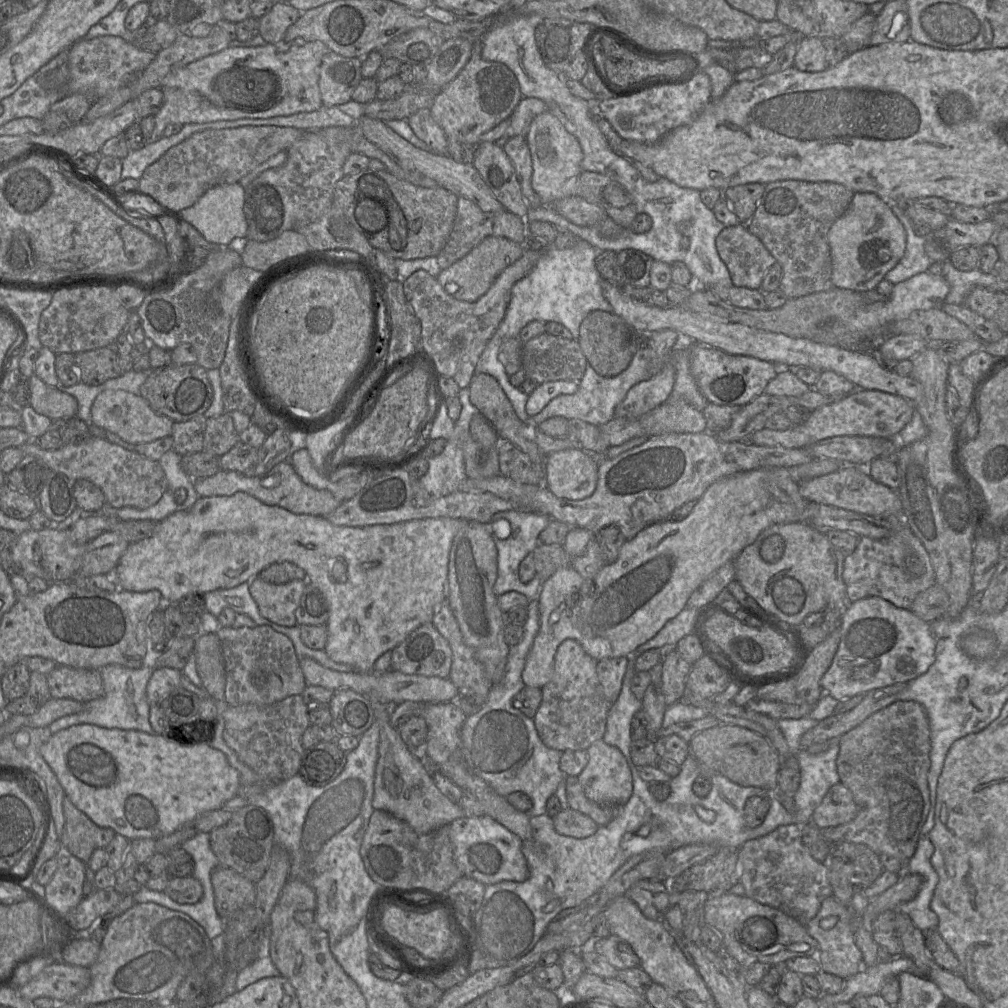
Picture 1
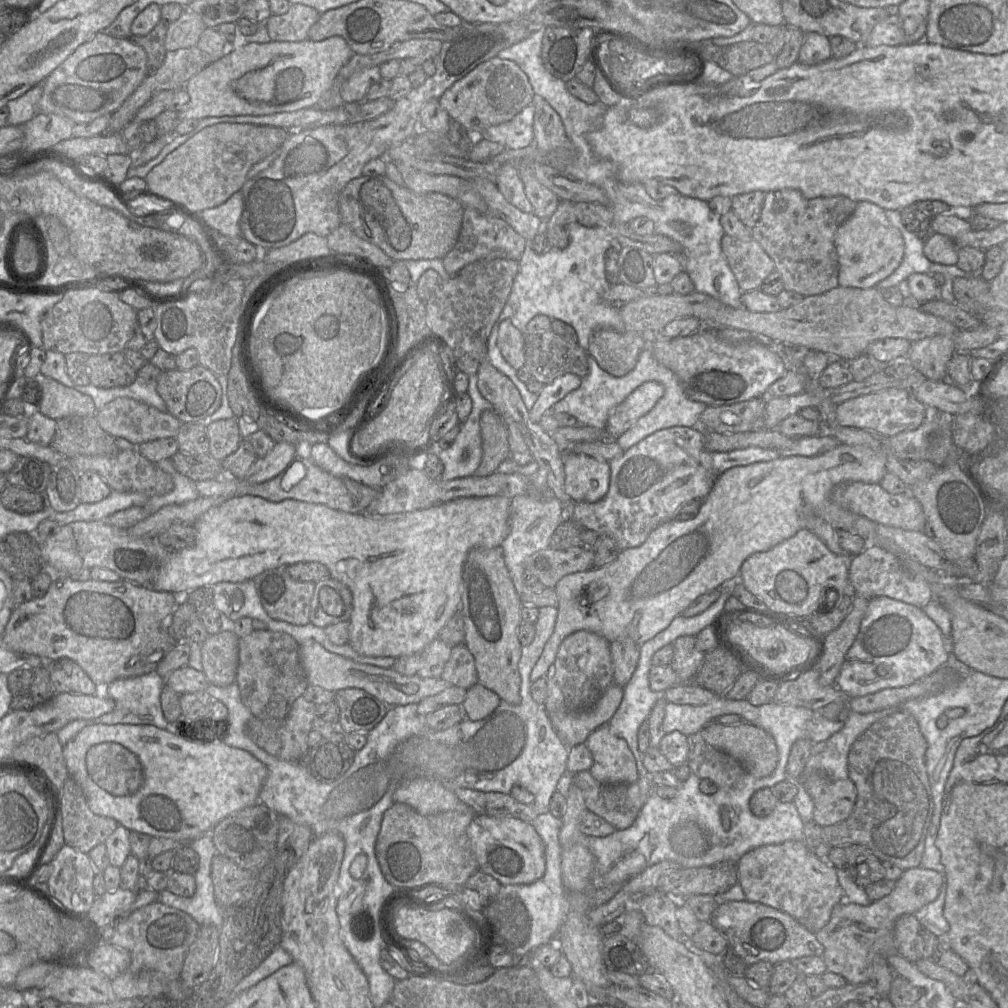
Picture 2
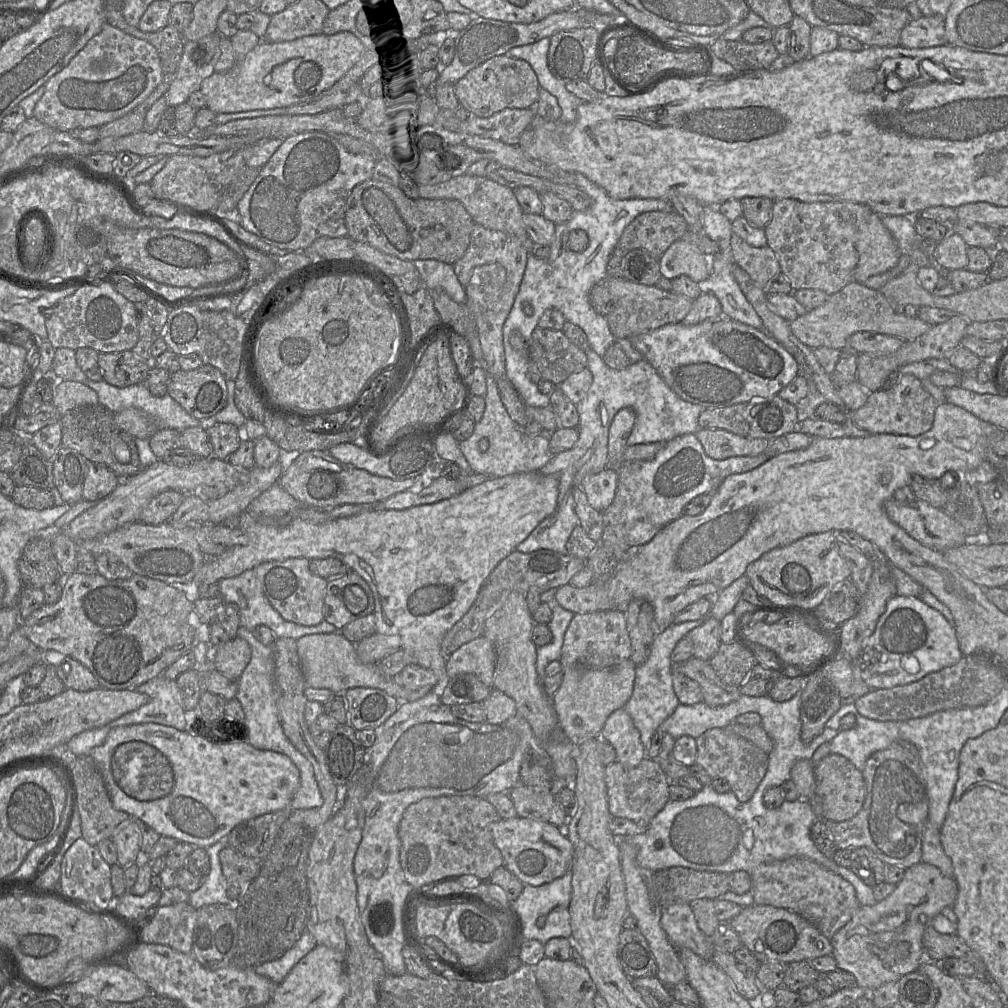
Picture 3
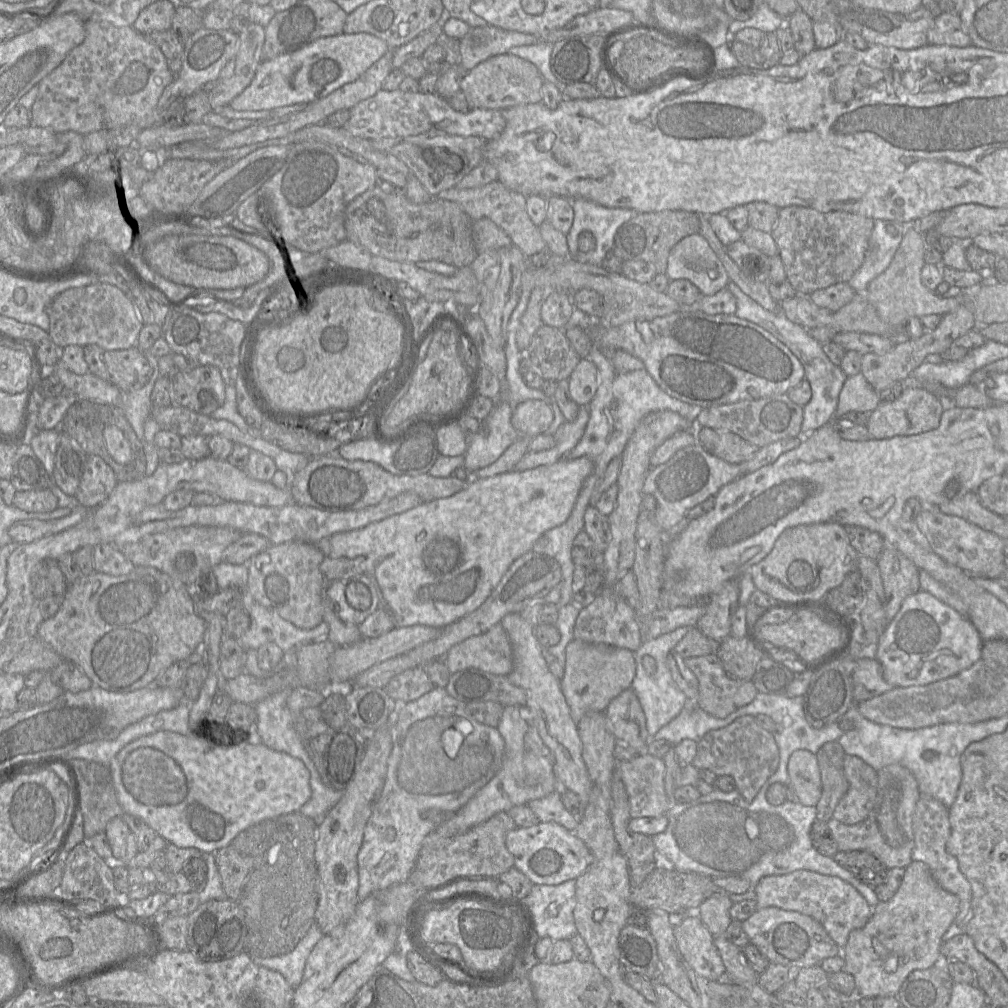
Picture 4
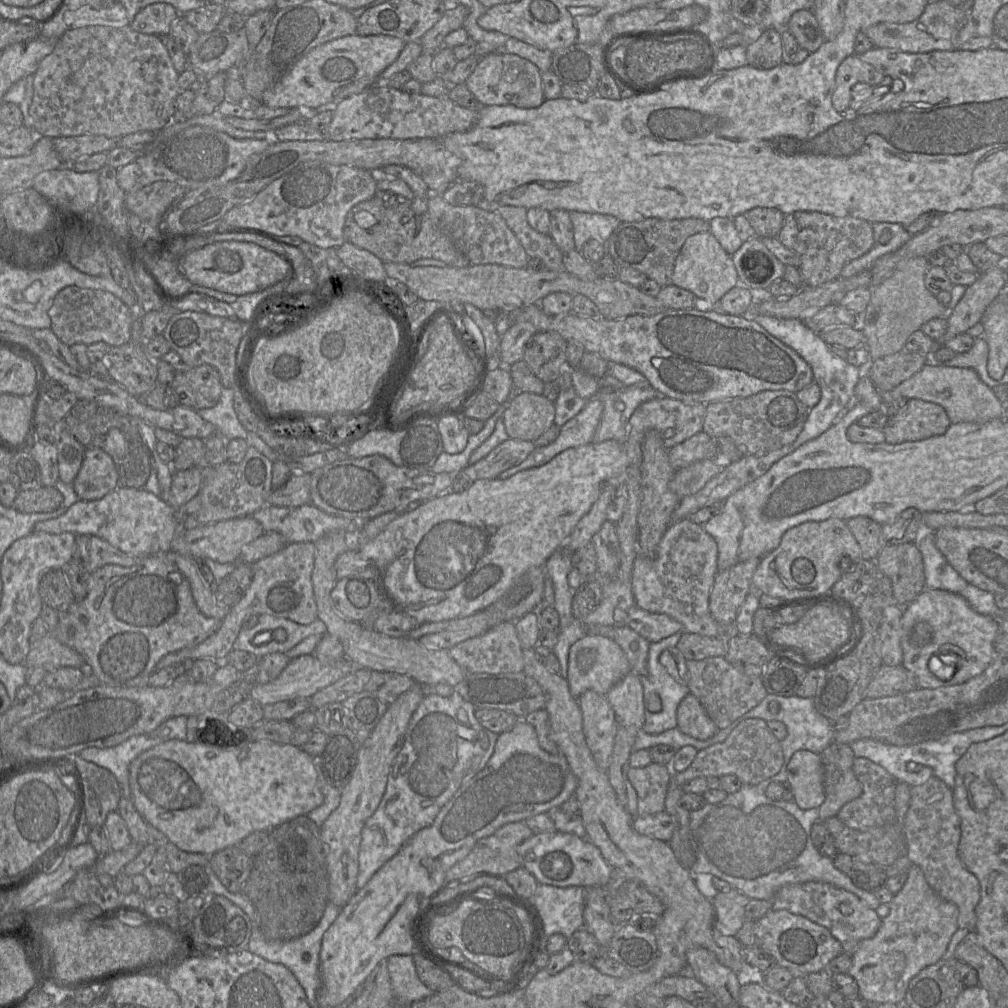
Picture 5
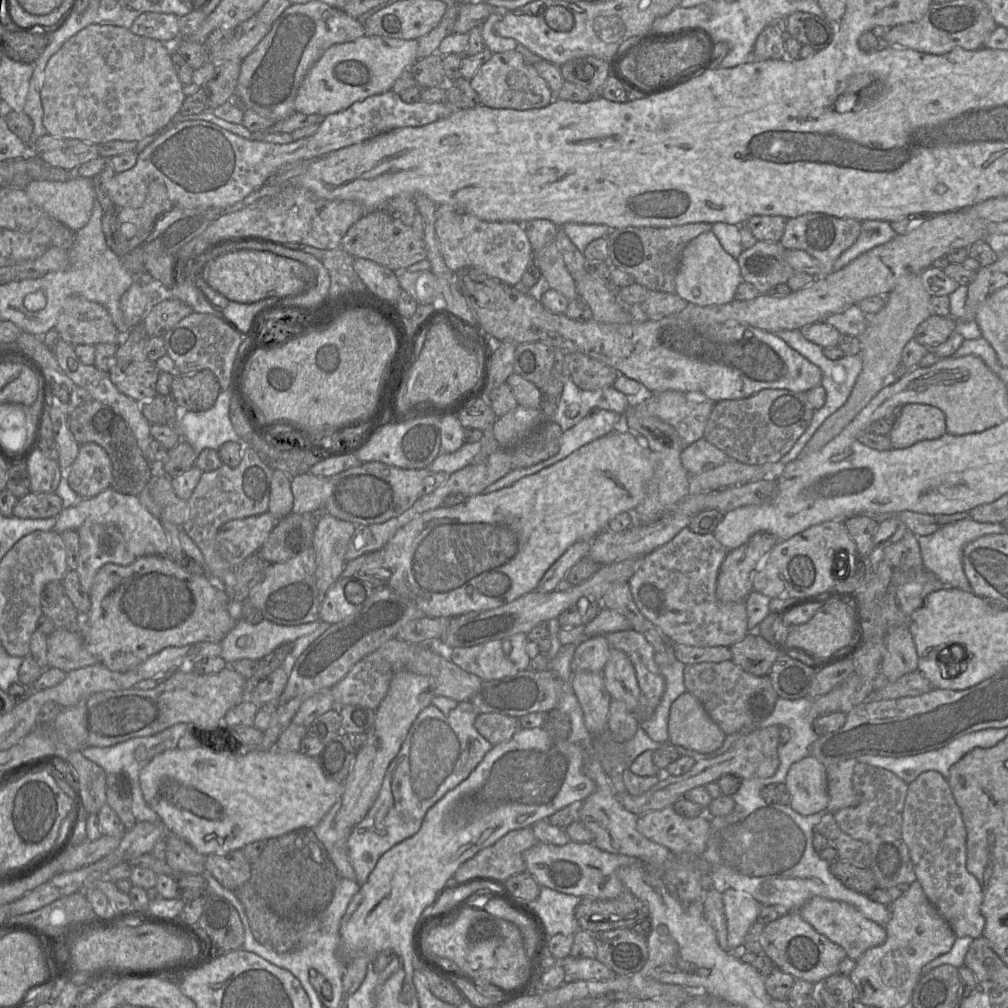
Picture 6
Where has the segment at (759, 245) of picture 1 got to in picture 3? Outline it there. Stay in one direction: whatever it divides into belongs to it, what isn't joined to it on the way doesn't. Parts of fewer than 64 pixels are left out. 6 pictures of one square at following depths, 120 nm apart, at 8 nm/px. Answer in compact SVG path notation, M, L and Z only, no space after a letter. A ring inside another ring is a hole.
M733 232L730 239L732 256L751 280L765 290L766 285L781 269L775 252L768 246L754 247Z

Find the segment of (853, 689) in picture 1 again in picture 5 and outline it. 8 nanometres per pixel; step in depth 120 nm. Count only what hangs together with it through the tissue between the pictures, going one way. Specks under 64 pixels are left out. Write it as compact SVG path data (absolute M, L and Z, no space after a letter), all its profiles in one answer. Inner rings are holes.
M924 589L924 591L922 591L913 601L903 607L900 638L900 643L903 651L903 660L901 665L915 676L918 688L938 688L942 686L964 683L971 678L982 674L992 662L994 657L994 641L1000 634L1000 632L1000 623L996 619L976 612L962 596L939 589ZM954 649L962 650L964 653L964 657L960 658L959 655L954 651ZM950 656L957 656L959 659L951 660L949 658ZM951 664L955 664L955 671L953 671L953 669L951 668Z

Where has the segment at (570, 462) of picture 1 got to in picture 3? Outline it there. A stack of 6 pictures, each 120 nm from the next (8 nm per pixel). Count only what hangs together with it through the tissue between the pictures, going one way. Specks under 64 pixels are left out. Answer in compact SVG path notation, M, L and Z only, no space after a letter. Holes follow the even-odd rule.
M607 467L597 474L586 476L580 484L589 504L600 512L607 509L613 502L617 486L617 471Z

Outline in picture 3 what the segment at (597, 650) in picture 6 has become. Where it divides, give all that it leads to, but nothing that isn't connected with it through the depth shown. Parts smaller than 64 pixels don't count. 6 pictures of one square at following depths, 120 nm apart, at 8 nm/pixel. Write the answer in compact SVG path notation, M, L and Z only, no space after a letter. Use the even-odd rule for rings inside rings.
M629 658L606 669L573 666L563 671L563 681L551 700L560 729L573 744L579 746L599 737L610 714L627 704L634 688L636 667Z

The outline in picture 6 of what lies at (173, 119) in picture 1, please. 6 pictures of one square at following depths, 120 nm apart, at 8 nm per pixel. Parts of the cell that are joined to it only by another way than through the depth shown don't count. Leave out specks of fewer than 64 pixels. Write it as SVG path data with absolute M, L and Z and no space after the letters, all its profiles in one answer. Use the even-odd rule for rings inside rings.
M365 35L350 42L332 45L301 84L294 103L296 112L327 116L369 96L391 90L401 73L418 60L417 49L418 39Z

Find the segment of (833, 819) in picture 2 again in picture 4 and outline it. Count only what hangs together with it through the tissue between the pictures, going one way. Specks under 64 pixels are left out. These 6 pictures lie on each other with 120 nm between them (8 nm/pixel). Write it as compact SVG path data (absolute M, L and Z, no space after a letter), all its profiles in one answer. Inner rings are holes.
M845 754L844 775L849 788L833 812L833 818L854 825L867 818L873 809L878 792L877 771L861 758Z

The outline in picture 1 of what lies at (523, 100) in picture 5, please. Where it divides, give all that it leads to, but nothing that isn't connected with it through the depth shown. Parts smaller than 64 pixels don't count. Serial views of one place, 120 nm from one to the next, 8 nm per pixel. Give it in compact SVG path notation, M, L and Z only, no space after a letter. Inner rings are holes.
M479 40L465 67L436 95L430 113L448 140L477 145L485 132L511 116L522 98L514 73L503 63L486 61L481 57Z

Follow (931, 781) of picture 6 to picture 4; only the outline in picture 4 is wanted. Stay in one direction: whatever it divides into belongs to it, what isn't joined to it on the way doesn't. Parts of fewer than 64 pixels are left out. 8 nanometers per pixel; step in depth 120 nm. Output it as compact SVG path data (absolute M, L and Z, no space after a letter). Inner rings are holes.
M921 795L916 804L912 817L912 828L914 834L914 848L911 858L914 861L924 862L936 880L946 891L955 894L960 899L960 910L954 923L965 926L971 914L972 891L971 885L959 868L957 859L947 851L946 843L950 836L949 809L938 799Z

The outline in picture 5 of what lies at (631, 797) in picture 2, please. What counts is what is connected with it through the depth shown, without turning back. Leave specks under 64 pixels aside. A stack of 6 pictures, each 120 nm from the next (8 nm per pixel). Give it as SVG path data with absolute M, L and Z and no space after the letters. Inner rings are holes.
M651 762L642 768L629 767L628 780L637 793L637 814L655 814L665 810L665 798L674 772L669 765Z

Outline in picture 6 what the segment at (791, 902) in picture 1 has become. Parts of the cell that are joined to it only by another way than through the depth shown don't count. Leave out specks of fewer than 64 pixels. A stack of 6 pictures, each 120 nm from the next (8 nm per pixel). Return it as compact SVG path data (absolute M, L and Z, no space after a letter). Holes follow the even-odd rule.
M821 896L809 899L799 910L799 915L820 934L840 945L848 957L857 961L868 949L882 945L887 938L885 927L867 917L851 904Z

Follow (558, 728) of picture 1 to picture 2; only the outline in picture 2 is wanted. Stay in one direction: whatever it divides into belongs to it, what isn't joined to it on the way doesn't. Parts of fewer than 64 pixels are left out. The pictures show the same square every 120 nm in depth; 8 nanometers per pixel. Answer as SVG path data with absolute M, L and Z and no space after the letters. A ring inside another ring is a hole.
M586 630L576 631L562 641L556 659L547 672L544 706L548 715L589 708L614 683L610 644L601 635Z

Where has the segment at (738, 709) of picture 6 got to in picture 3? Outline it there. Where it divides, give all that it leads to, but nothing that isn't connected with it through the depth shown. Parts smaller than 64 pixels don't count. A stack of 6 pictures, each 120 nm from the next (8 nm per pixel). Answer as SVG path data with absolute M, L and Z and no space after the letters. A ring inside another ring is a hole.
M692 657L681 663L673 663L672 672L682 673L696 681L702 688L703 702L711 707L727 705L742 695L738 686L722 682L706 660Z

